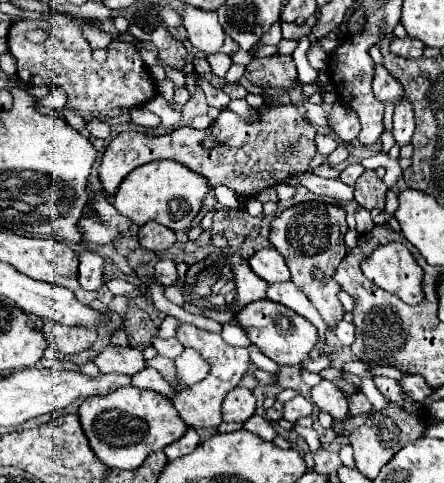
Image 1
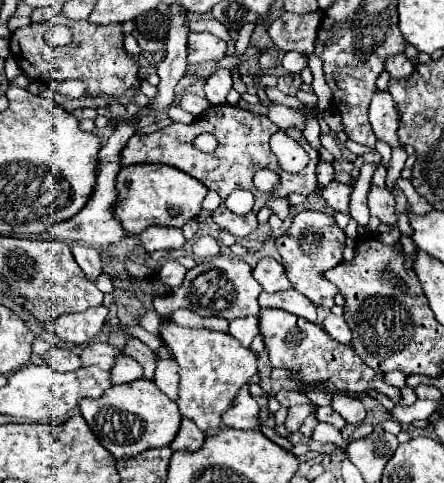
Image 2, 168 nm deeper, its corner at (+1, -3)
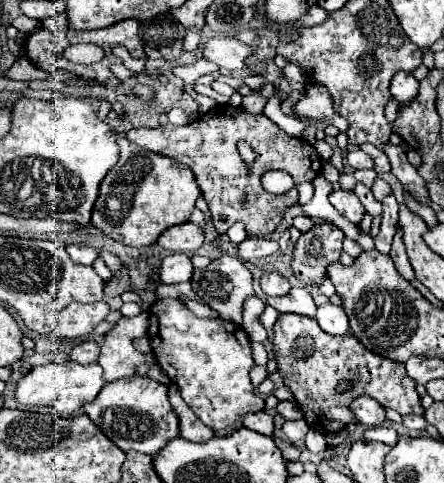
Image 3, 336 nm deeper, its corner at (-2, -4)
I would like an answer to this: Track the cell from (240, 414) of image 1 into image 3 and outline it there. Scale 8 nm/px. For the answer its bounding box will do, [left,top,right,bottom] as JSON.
[242,412,274,436]

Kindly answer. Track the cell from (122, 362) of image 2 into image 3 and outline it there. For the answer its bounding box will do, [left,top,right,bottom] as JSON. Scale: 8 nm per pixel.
[98,312,156,382]

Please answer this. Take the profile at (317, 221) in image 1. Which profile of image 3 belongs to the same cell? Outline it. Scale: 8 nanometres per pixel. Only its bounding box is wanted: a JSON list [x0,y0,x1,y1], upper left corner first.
[292,222,344,284]

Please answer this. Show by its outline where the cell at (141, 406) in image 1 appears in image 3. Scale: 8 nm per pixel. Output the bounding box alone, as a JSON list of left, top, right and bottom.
[84,376,180,454]

